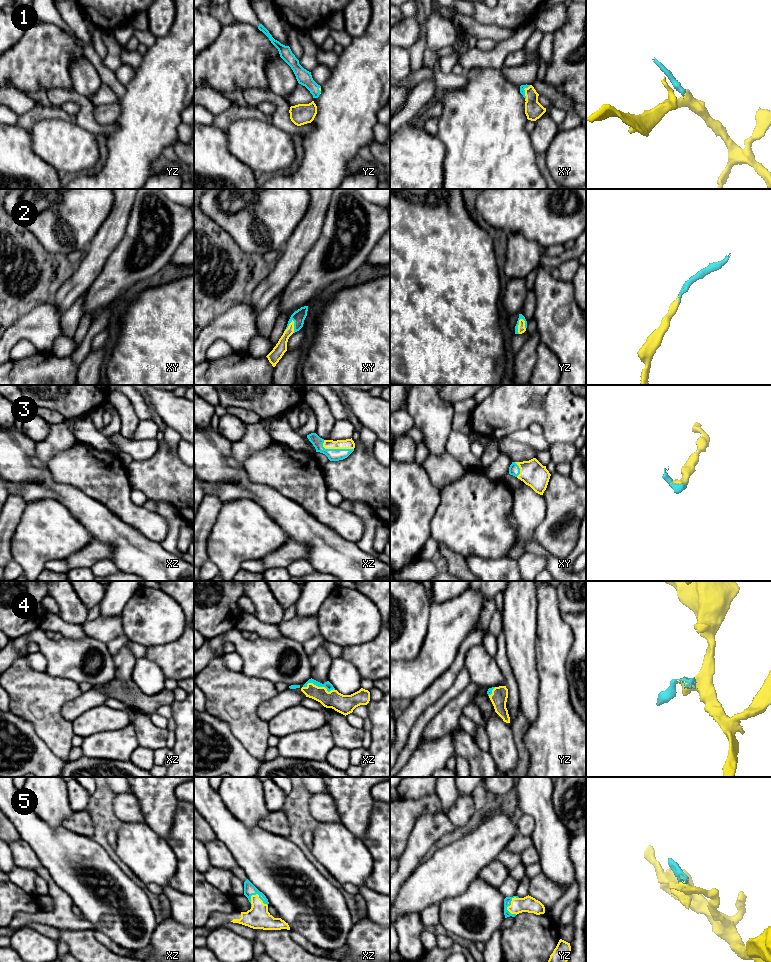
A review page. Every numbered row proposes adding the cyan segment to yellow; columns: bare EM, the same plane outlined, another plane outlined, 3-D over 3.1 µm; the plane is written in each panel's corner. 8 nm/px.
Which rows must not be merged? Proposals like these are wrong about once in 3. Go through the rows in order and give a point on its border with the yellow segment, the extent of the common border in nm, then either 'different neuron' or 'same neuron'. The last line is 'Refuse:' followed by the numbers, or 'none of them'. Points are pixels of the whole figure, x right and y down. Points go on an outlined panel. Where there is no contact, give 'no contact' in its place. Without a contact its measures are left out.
1: xy (525, 91) | 130 nm | same neuron
2: yz (518, 325) | 130 nm | same neuron
3: xz (337, 448) | 260 nm | same neuron
4: xz (319, 687) | 260 nm | same neuron
5: xz (258, 897) | 160 nm | same neuron
Refuse: none of them

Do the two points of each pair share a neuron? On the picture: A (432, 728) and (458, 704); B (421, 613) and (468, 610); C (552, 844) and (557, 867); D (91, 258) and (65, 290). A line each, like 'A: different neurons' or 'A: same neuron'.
A: same neuron
B: different neurons
C: same neuron
D: same neuron

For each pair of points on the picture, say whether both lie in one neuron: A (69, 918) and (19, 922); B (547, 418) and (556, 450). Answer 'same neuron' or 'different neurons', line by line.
A: same neuron
B: different neurons

